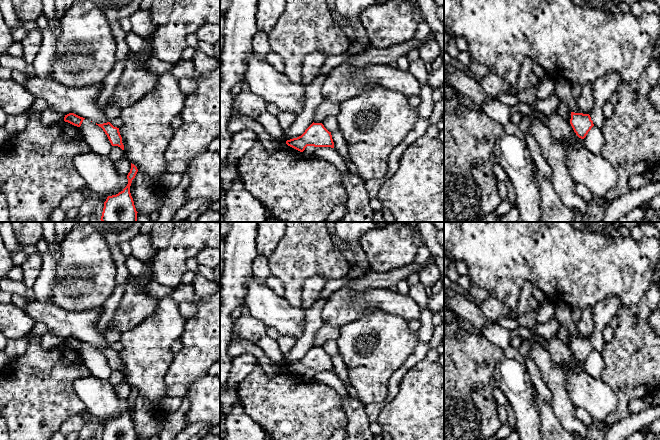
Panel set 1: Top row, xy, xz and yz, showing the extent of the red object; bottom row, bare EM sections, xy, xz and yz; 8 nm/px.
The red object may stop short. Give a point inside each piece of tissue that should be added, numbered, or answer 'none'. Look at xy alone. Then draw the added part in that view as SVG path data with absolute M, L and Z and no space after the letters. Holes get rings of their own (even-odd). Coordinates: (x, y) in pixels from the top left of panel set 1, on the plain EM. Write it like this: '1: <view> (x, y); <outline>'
none

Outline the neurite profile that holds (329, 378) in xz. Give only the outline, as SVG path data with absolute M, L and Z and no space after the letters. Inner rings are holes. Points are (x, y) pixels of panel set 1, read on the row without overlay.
M317 371L314 380L333 388L341 397L349 396L344 382L335 372Z

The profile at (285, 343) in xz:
M280 335L276 339L281 352L285 355L288 354L292 347L295 345L296 340L293 337Z

